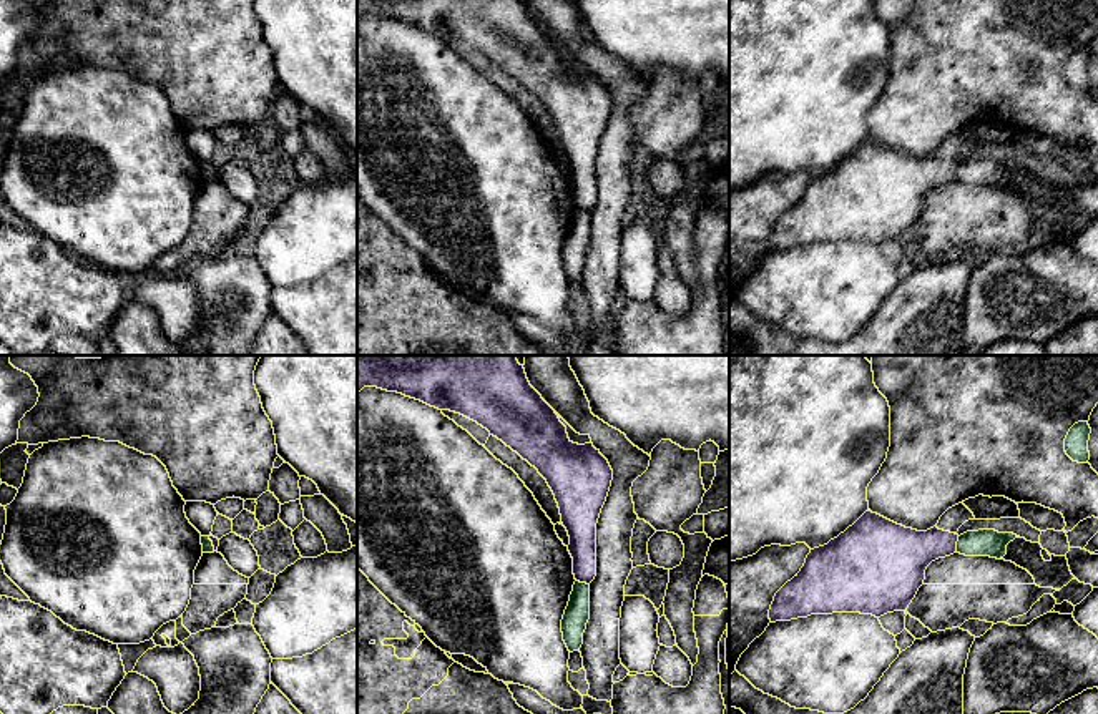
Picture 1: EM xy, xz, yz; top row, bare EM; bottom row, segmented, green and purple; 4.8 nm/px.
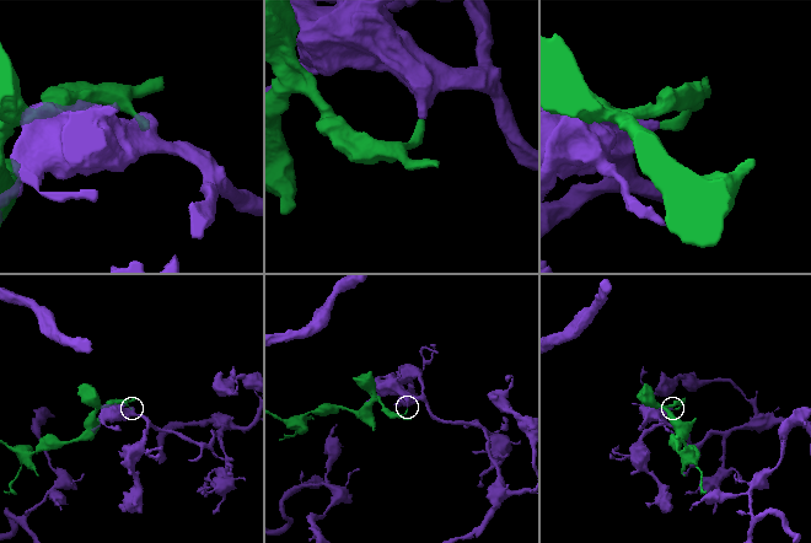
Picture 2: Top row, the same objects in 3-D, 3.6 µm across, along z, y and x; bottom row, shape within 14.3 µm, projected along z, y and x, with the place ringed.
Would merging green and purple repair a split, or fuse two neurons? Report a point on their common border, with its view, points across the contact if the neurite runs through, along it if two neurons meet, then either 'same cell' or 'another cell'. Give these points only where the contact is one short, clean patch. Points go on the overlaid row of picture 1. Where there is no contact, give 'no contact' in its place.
yz (957, 545) | along yz (959, 537), (955, 552) | another cell

